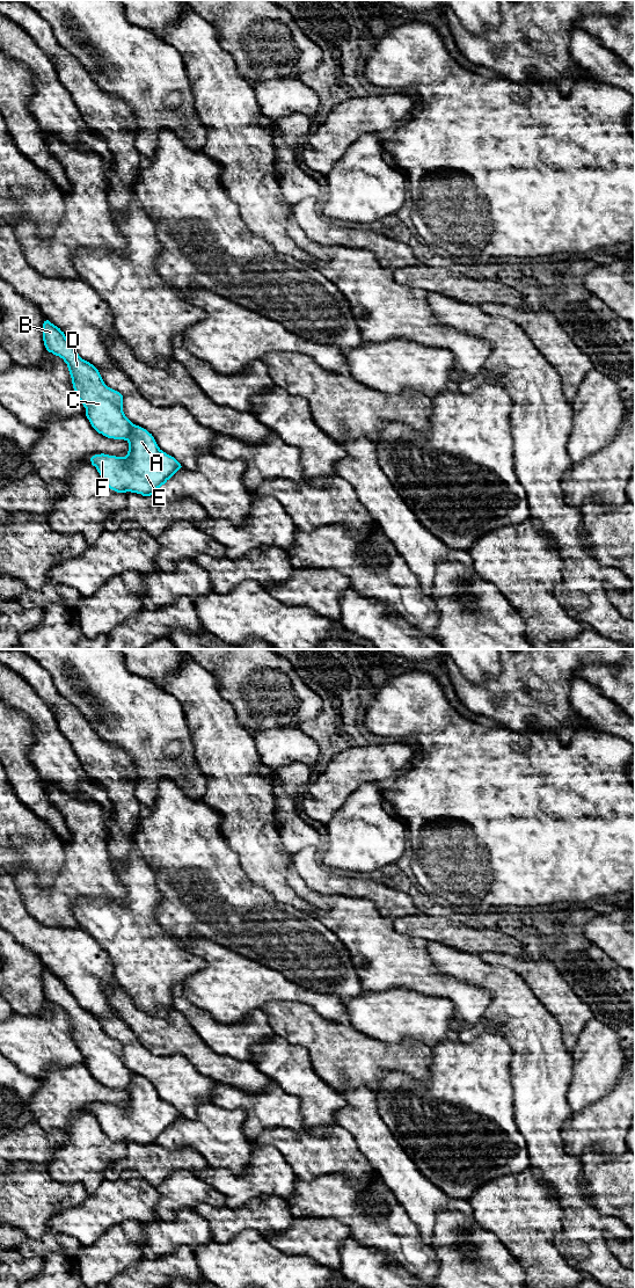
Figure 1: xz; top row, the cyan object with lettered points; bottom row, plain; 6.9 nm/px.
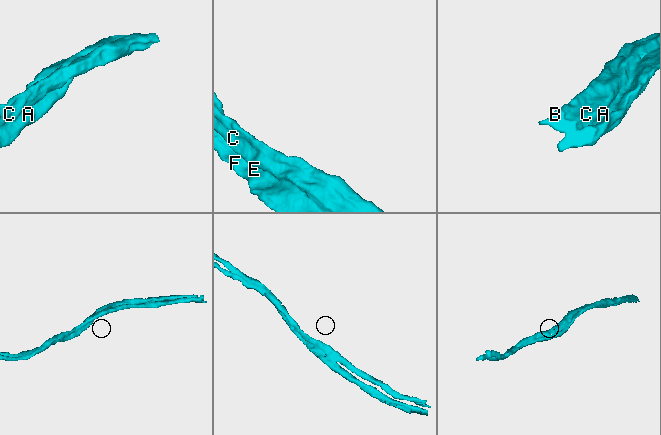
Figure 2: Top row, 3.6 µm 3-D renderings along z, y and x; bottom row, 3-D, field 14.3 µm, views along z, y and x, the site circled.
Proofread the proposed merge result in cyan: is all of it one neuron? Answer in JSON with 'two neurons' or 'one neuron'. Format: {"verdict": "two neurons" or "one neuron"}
{"verdict": "two neurons"}

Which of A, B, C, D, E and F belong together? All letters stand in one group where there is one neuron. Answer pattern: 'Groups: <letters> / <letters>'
Groups: A E F / B C D

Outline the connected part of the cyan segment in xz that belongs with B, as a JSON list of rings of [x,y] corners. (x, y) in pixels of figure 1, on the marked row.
[[[49,320],[43,323],[43,341],[49,352],[59,356],[67,364],[73,388],[86,408],[86,416],[92,427],[108,438],[127,441],[133,423],[123,412],[123,395],[104,384],[98,370],[89,362],[82,359],[75,348],[68,342],[64,332]]]

